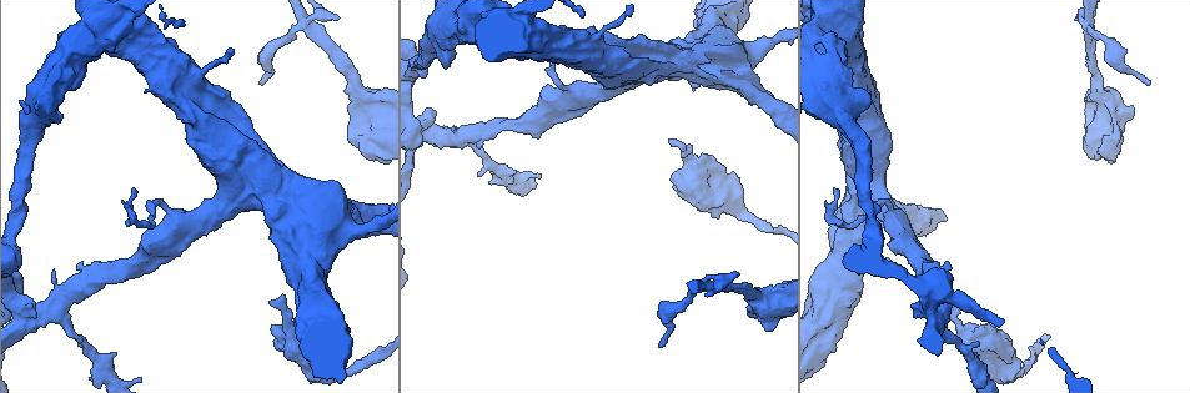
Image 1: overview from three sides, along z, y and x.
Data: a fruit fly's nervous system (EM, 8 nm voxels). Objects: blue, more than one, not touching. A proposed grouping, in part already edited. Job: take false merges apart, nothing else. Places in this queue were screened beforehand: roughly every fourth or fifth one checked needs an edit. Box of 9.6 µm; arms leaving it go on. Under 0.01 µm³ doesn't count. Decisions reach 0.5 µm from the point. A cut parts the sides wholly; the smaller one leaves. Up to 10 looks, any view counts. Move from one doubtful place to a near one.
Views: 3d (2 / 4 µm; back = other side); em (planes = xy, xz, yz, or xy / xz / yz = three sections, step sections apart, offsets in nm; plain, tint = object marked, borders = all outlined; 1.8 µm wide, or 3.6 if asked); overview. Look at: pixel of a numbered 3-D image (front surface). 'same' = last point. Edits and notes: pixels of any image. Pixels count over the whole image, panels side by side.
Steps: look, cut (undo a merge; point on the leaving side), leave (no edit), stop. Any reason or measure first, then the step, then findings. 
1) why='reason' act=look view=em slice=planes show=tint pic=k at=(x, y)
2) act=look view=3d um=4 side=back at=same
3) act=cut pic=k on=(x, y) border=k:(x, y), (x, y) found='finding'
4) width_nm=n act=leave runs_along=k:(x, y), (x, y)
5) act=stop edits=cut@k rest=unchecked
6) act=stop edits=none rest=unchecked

why='four arms meet' act=look view=3d um=4 pic=1 at=(1090, 27)

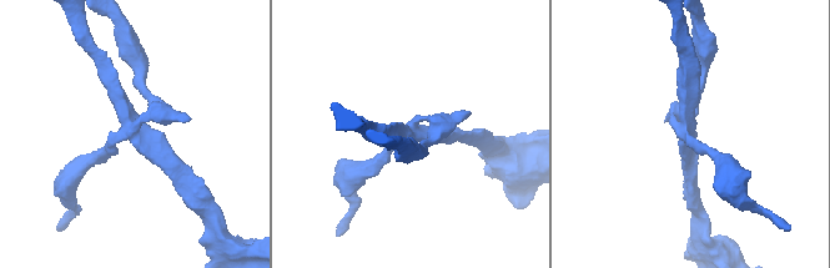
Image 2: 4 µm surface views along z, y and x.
why='need the tissue' act=look view=em um=3.6 slice=yz step=4 show=tint pic=2 at=(688, 137)

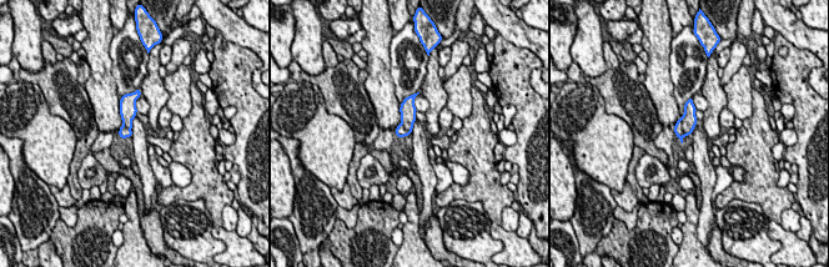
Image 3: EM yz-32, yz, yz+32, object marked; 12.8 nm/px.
why='another direction' act=look view=em um=3.6 slice=planes show=borders at=same

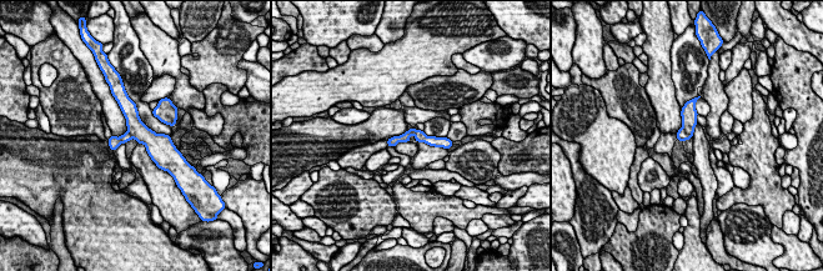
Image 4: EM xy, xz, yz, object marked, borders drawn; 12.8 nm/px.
act=cut pic=4 on=(682, 136) border=4:(682, 125), (683, 130), (691, 136) found='a second neuron is stuck on'

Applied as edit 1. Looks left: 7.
act=look view=overview

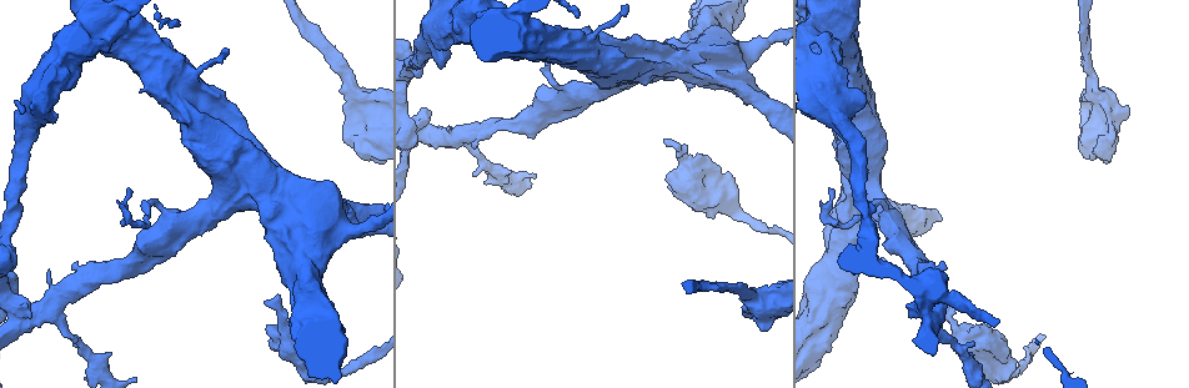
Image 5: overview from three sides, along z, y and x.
why='thick turns thin' act=look view=3d um=4 side=back pic=5 at=(285, 192)

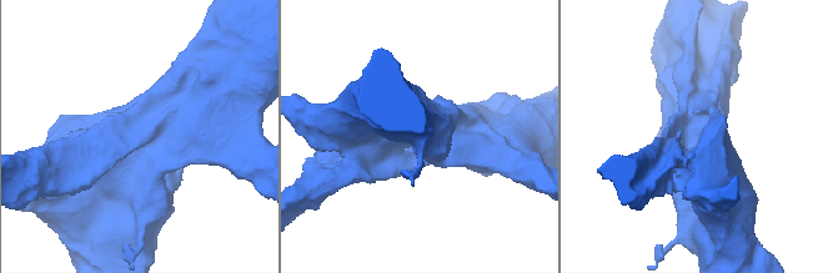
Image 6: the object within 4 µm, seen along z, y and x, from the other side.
why='need the tissue' act=look view=em slice=planes show=tint pic=6 at=(136, 130)

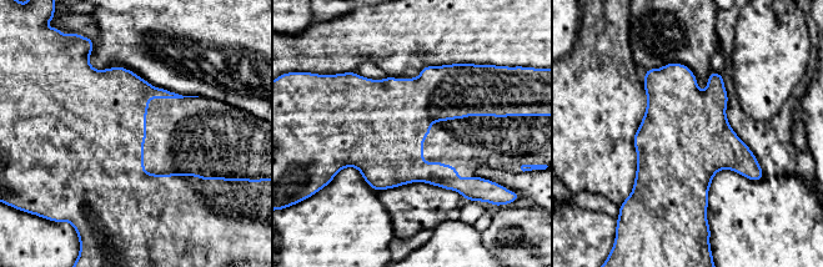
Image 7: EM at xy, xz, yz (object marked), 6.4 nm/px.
width_nm=480 act=leave found='one neuron here'

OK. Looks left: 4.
why='calibre changes' act=look view=3d um=4 pic=5 at=(196, 93)

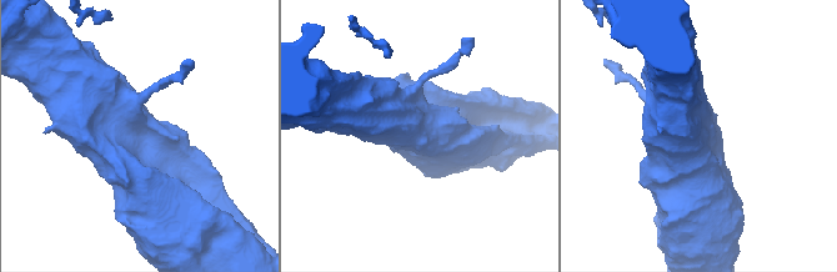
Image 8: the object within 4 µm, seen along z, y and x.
why='now the EM' act=look view=em um=3.6 slice=yz step=16 show=tint pic=8 at=(138, 129)

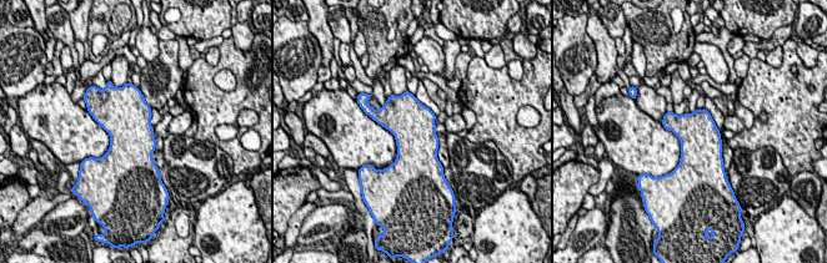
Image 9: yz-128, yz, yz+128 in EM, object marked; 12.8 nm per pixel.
act=look view=em um=3.6 slice=planes show=tint at=same

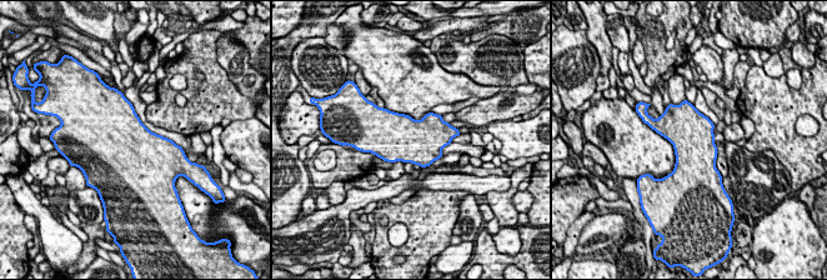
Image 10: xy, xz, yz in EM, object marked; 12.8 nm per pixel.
act=leave found='one neuron here'

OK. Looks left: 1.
act=stop edits=cut@4 rest=unchecked

